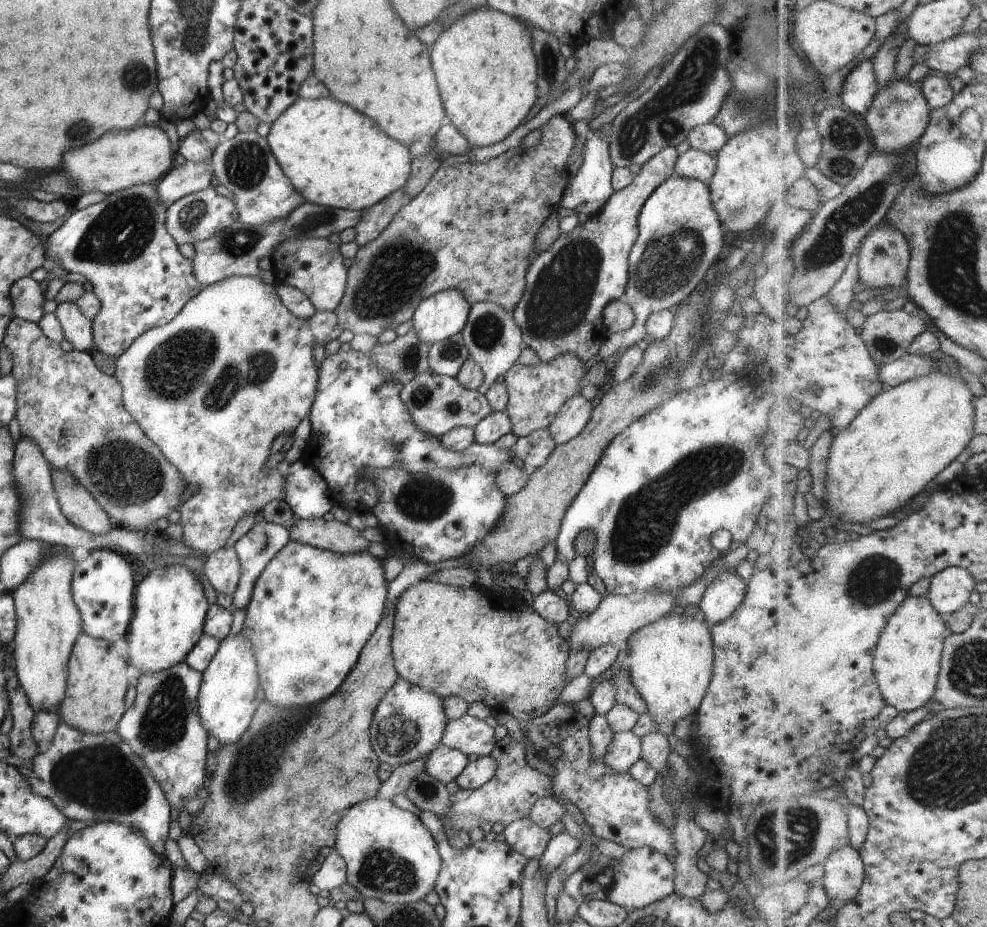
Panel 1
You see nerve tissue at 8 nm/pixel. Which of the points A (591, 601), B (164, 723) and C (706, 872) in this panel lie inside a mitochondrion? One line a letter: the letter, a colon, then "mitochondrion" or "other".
A: other
B: mitochondrion
C: other

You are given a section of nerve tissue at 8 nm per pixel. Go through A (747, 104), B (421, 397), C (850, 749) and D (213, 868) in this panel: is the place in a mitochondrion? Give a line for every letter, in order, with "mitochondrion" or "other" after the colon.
A: mitochondrion
B: mitochondrion
C: other
D: other

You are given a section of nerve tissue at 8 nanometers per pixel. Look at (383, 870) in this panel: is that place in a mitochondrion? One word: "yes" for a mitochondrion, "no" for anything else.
yes

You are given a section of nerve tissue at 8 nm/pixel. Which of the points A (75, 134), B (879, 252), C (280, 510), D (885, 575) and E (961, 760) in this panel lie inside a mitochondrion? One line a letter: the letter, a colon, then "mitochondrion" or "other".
A: mitochondrion
B: mitochondrion
C: other
D: mitochondrion
E: mitochondrion

